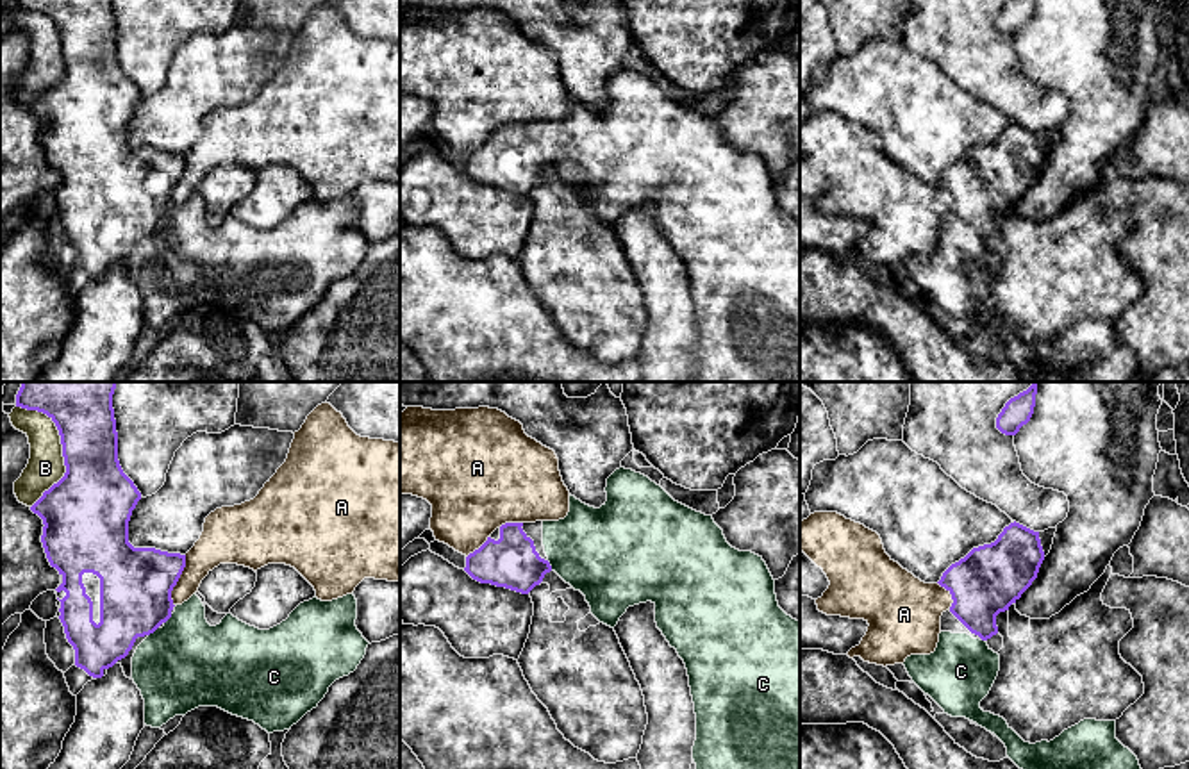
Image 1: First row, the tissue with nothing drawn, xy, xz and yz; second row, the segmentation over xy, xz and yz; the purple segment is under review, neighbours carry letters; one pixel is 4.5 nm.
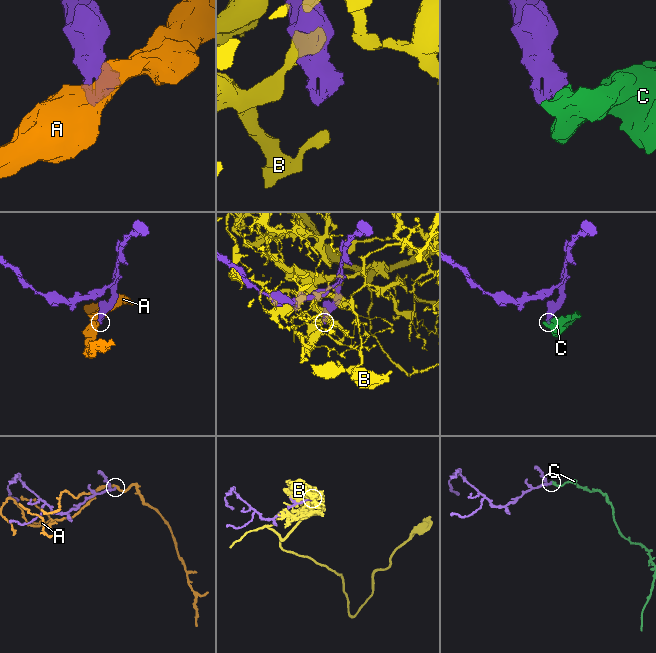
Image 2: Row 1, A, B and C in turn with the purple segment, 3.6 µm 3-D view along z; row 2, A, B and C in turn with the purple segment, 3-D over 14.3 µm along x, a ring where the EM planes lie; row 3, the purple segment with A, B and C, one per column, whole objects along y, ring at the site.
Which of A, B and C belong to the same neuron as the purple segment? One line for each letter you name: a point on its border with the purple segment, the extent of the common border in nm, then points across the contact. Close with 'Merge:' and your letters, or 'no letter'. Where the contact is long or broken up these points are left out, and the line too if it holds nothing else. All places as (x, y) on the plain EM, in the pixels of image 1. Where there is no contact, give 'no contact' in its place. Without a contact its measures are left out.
C: xy (152, 232) | 60 nm
Merge: C

